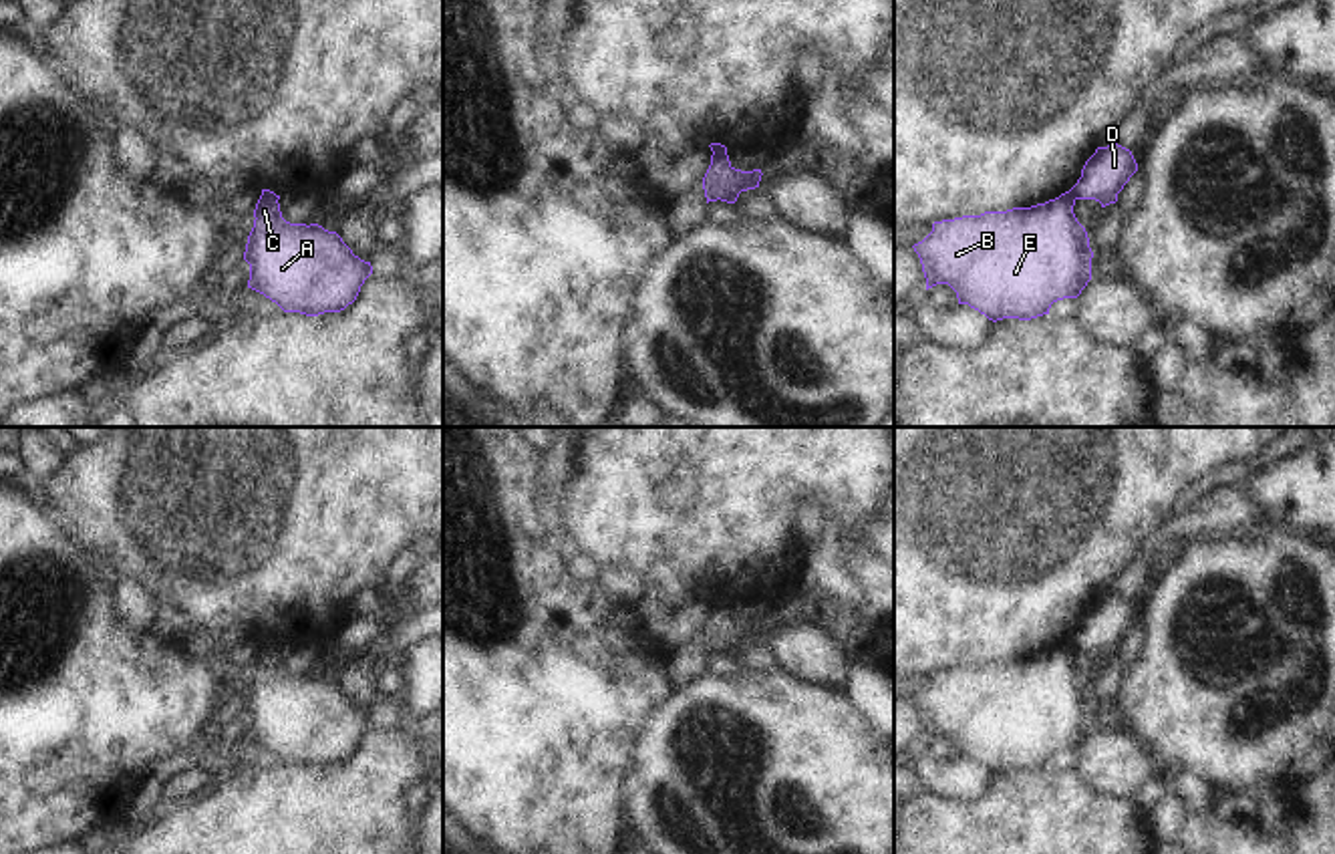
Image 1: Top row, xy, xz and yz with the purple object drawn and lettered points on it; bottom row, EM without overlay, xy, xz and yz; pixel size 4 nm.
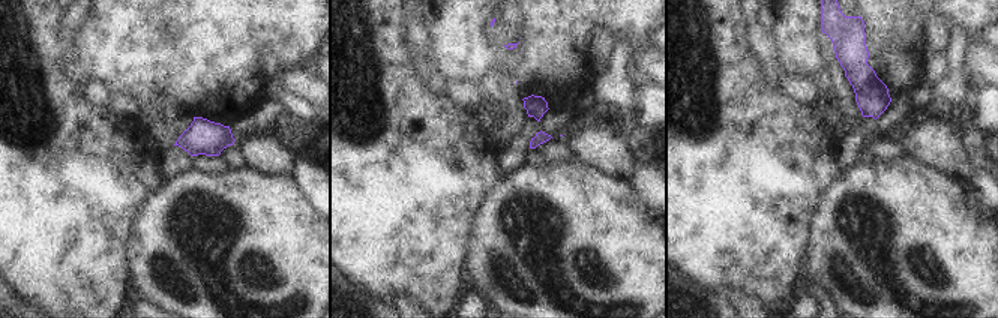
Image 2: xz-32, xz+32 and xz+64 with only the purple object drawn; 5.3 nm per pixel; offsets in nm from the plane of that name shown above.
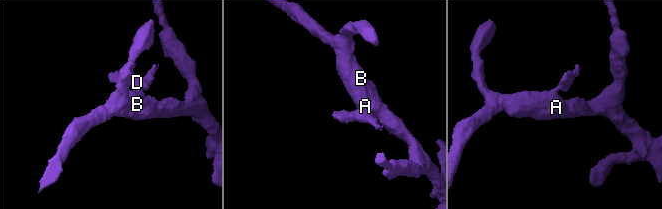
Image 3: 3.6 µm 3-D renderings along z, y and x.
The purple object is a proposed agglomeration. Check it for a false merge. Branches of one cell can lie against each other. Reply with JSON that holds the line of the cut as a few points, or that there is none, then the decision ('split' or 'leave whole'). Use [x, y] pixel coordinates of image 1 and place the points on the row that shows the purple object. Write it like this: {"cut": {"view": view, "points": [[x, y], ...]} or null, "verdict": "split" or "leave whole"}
{"cut": {"view": "yz", "points": [[1068, 192], [1074, 200]]}, "verdict": "split"}

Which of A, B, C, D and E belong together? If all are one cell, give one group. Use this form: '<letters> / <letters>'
A B C E / D

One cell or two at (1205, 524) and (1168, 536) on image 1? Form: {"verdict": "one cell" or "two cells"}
{"verdict": "one cell"}

